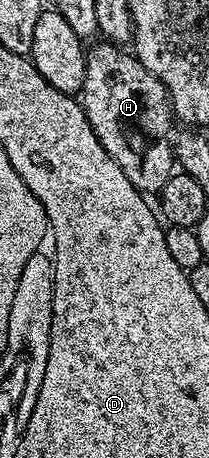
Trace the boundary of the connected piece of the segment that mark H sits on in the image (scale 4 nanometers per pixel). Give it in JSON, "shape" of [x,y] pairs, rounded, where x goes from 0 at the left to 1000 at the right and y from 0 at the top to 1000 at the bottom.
{"shape":[[[459,90],[411,111],[411,120],[416,146],[388,199],[388,229],[407,253],[464,306],[483,306],[483,323],[502,323],[502,332],[569,360],[579,376],[598,376],[598,384],[617,384],[632,402],[689,426],[737,426],[813,393],[847,362],[818,293],[828,247],[794,188],[660,133],[622,107],[555,100],[545,92]]]}

